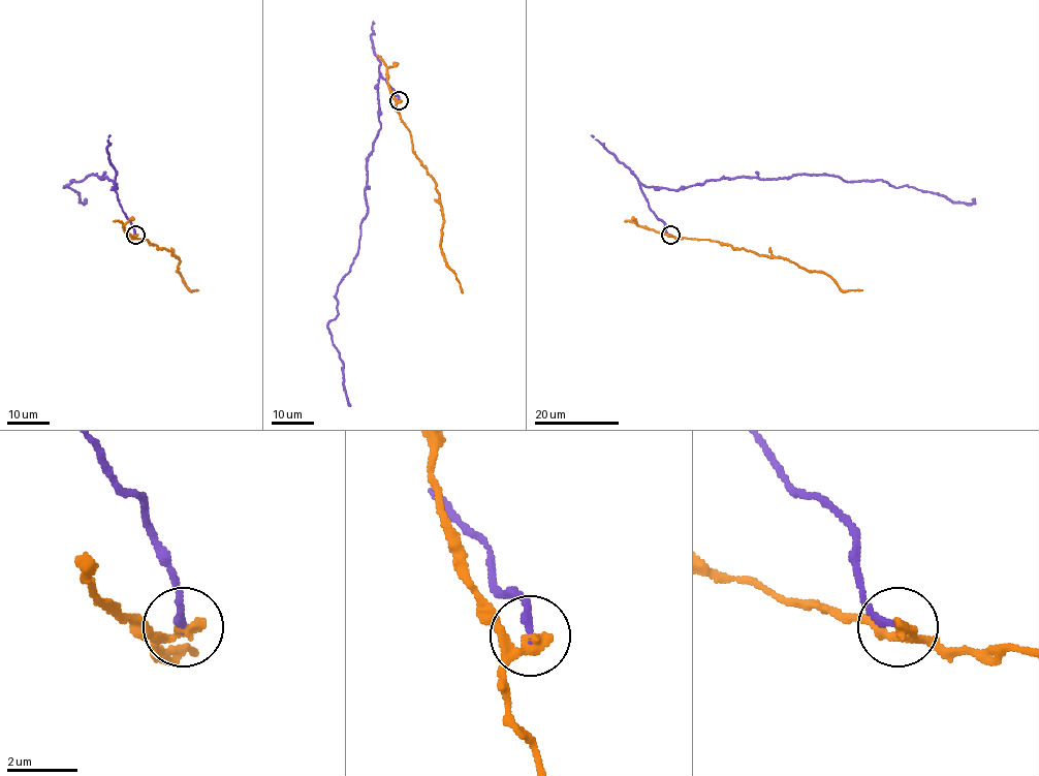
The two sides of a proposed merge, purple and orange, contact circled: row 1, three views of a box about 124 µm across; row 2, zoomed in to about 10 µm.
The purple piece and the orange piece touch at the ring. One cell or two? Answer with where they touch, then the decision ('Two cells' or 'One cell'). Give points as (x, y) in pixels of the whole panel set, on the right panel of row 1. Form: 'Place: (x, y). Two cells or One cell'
Place: (670, 235). Two cells

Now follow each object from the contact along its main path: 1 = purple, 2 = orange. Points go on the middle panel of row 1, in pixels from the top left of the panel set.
1: (399, 100), (379, 72), (368, 213), (327, 326), (350, 405)
2: (399, 100), (396, 111), (410, 131), (413, 151), (435, 183), (442, 219), (441, 254), (455, 273), (463, 292)

